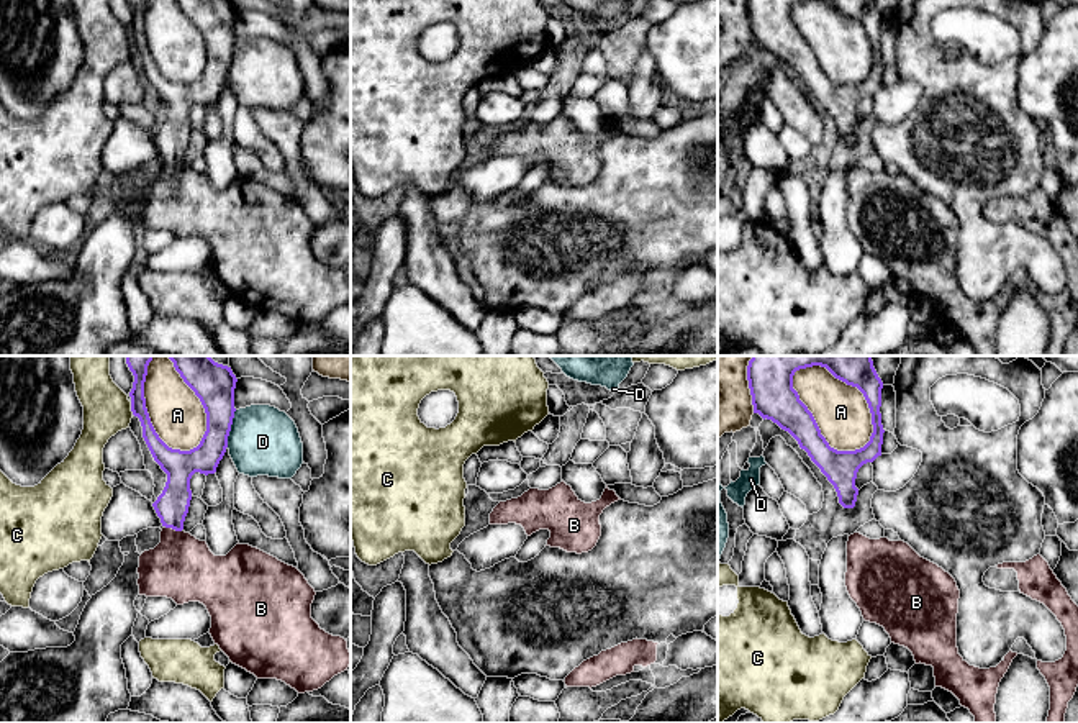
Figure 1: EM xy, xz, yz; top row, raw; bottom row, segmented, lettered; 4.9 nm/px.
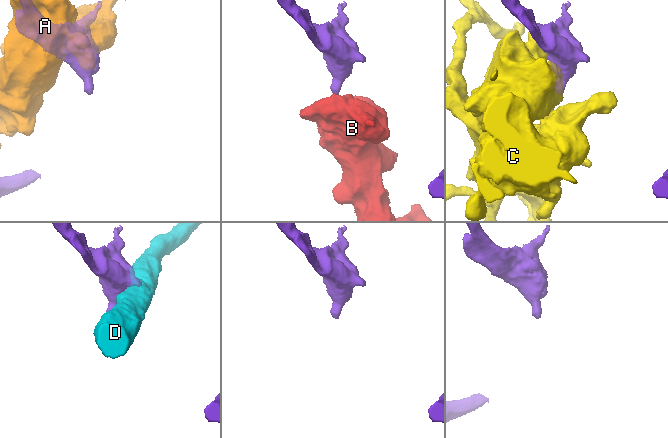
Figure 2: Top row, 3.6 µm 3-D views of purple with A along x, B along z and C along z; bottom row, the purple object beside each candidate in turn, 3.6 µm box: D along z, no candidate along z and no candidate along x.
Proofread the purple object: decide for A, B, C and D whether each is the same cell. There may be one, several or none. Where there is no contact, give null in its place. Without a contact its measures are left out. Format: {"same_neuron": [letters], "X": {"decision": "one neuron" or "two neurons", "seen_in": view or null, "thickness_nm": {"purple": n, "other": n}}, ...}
{"same_neuron": ["B"], "A": {"decision": "two neurons", "seen_in": "yz", "thickness_nm": {"purple": 190, "other": 260}}, "B": {"decision": "one neuron", "seen_in": "xy", "thickness_nm": {"purple": 160, "other": 320}}, "C": {"decision": "two neurons", "seen_in": "xy", "thickness_nm": {"purple": 90, "other": 240}}, "D": {"decision": "two neurons", "seen_in": "xy", "thickness_nm": {"purple": 190, "other": 340}}}

